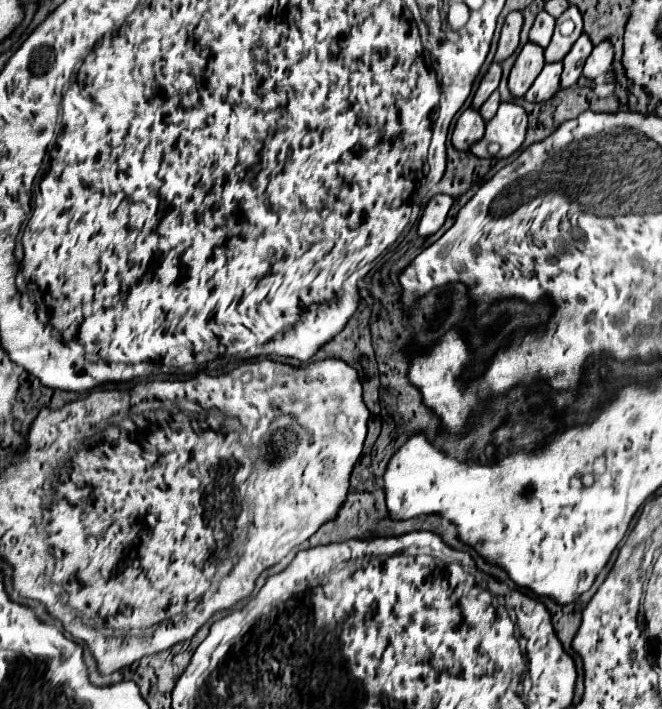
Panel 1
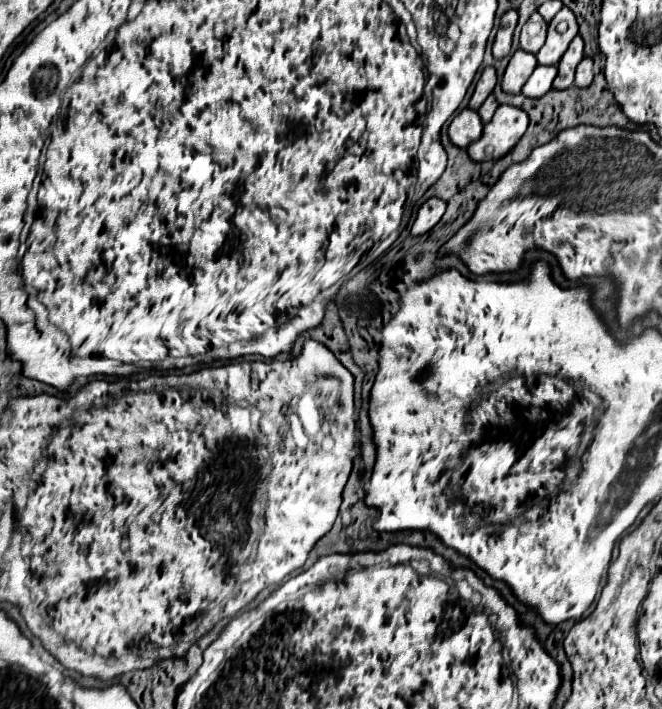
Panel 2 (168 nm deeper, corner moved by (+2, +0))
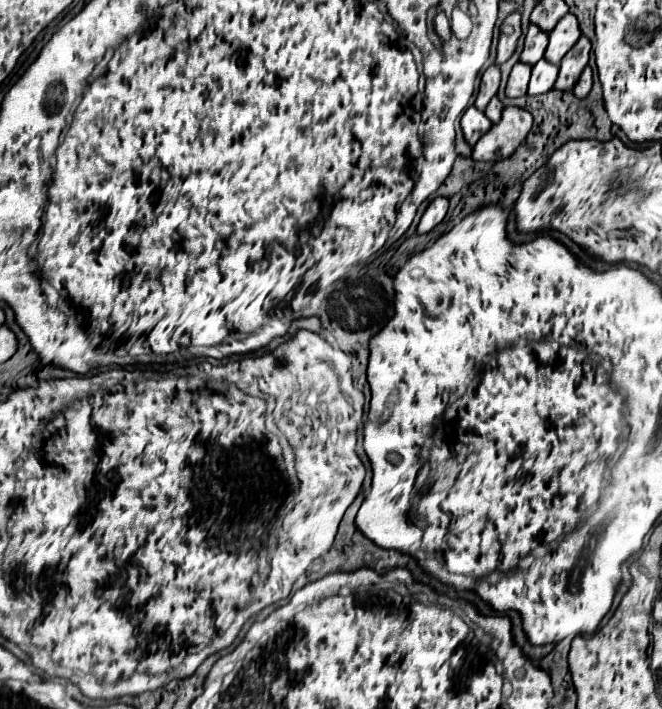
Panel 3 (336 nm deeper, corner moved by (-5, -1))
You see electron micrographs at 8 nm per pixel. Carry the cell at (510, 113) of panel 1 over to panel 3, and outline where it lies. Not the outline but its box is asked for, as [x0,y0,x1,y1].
[474,107,532,161]

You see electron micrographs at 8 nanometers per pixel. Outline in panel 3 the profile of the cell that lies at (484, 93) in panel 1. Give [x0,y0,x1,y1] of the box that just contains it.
[476,65,500,111]

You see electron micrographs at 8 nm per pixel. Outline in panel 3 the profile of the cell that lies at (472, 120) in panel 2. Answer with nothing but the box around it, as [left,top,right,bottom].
[462,105,492,145]

